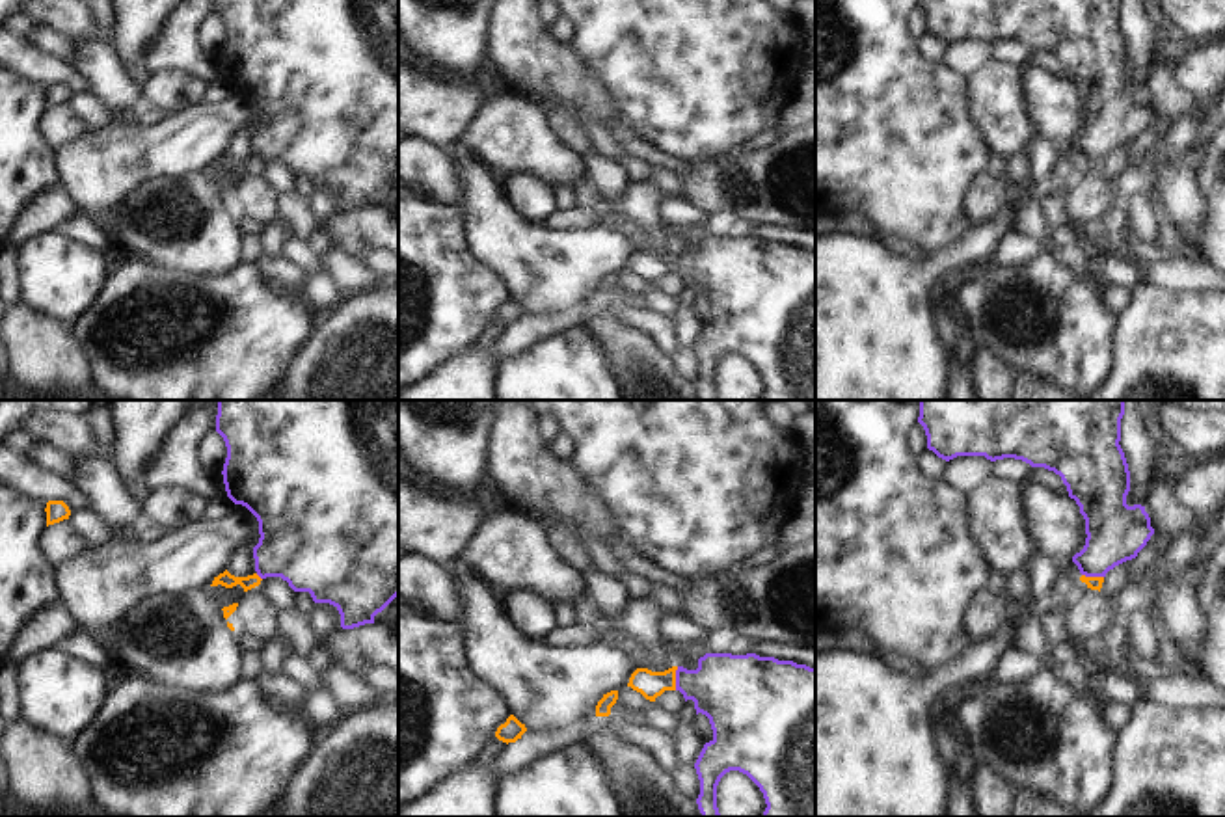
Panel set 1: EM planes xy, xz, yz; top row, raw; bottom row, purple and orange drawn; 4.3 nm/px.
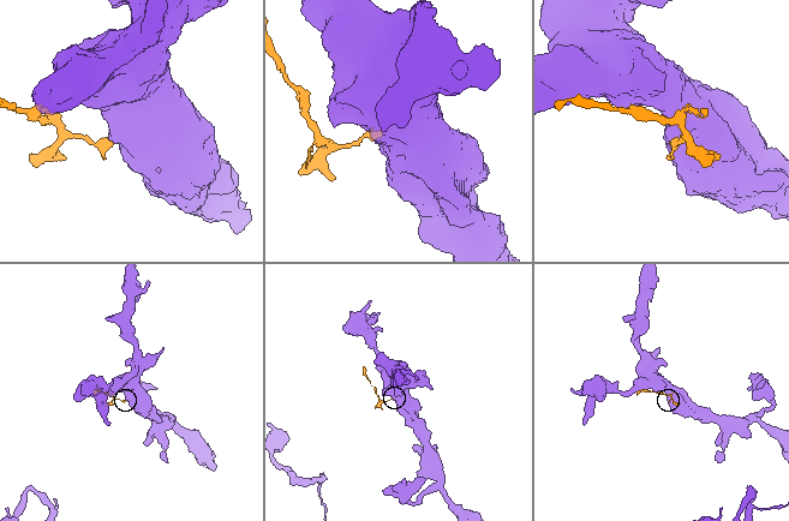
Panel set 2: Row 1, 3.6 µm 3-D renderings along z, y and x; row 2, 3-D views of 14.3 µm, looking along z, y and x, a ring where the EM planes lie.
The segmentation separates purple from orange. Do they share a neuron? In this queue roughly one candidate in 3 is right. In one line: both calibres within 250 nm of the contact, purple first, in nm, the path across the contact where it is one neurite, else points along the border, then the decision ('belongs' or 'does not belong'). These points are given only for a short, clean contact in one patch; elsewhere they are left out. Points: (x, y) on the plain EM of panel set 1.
calibres 320 and 110 nm; border xz (678, 250), (674, 272); does not belong

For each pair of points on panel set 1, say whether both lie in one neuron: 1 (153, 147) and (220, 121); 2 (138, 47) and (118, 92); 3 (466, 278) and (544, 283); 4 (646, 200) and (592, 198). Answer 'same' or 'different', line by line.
1: same
2: different
3: different
4: same

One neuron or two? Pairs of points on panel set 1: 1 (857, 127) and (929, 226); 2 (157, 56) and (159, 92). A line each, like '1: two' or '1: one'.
1: one
2: two

